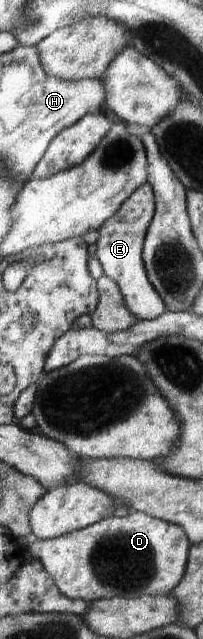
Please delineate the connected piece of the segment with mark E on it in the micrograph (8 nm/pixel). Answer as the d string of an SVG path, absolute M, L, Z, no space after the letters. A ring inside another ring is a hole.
M146 183L145 186L138 187L138 195L134 195L134 199L130 199L130 203L122 207L122 211L117 211L118 215L114 215L114 219L110 219L106 227L98 230L98 241L93 247L94 256L102 265L104 276L117 282L122 295L125 296L125 303L137 316L137 321L160 318L166 311L165 300L158 295L156 288L152 287L142 259L148 225L152 223L156 213L155 199L152 195L153 187L150 187L150 184Z

